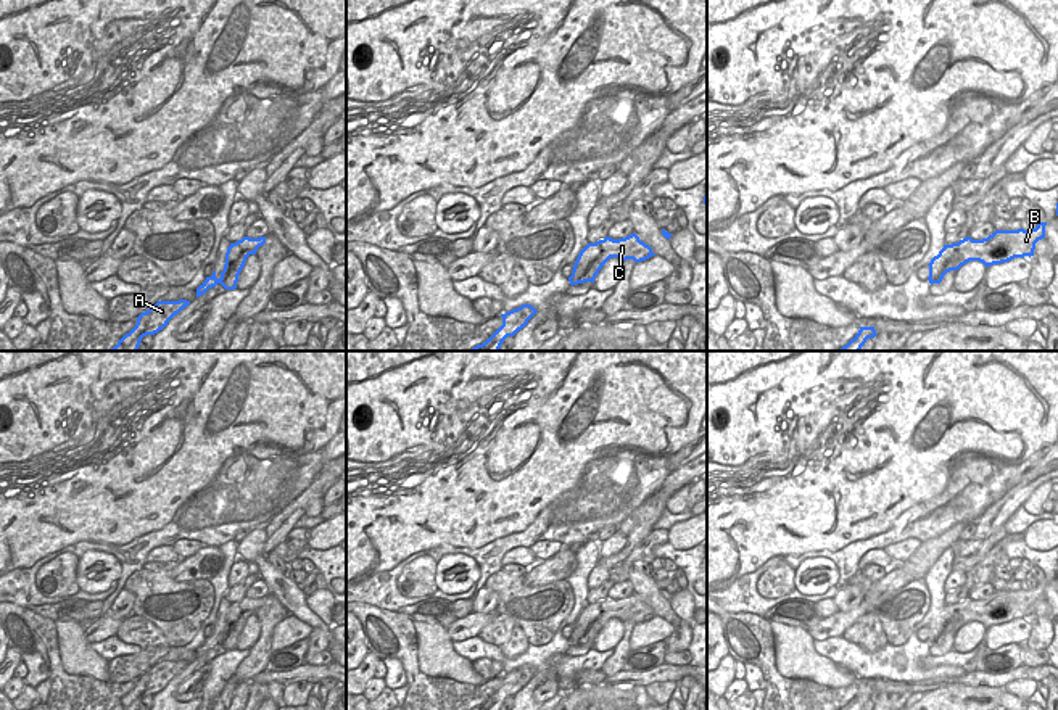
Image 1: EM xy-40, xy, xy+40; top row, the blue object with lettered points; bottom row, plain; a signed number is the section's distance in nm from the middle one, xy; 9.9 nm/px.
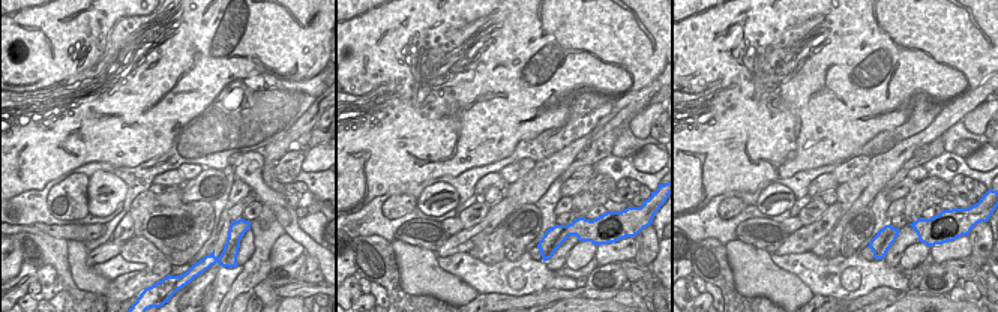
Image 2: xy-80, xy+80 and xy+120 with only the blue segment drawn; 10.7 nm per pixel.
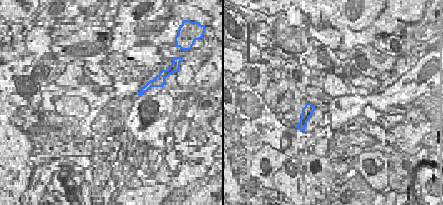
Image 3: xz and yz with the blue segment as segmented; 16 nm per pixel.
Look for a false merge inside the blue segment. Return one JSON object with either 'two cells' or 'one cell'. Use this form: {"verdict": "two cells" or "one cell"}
{"verdict": "one cell"}

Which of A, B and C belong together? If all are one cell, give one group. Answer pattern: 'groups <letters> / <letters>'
groups A B C

